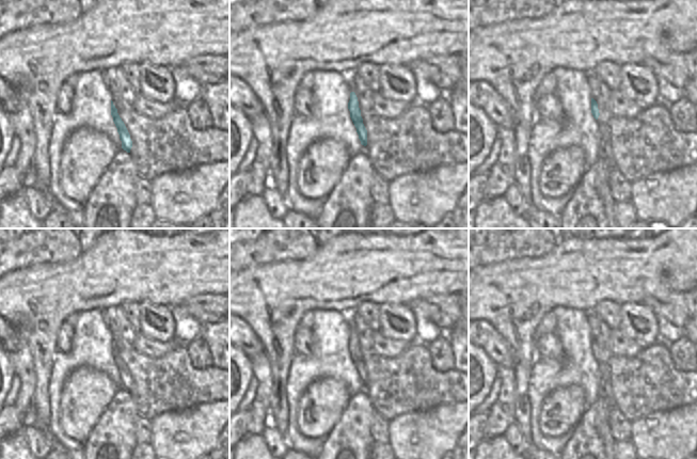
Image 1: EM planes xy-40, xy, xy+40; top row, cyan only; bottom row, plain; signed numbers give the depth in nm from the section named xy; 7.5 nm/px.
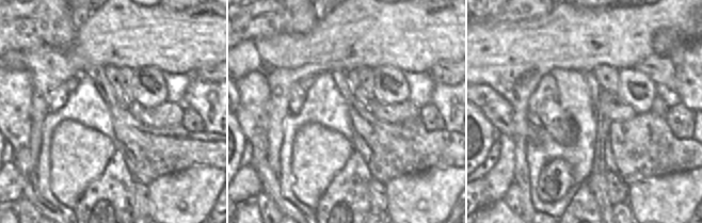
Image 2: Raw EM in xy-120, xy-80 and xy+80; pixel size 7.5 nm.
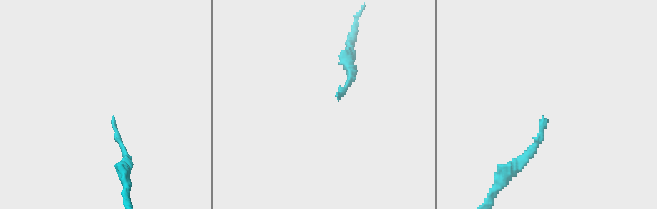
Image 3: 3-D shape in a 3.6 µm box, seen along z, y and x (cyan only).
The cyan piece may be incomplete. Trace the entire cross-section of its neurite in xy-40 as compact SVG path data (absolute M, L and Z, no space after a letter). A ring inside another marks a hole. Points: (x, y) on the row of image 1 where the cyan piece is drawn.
M111 100L111 115L113 117L113 122L114 122L115 126L117 128L120 139L122 141L122 148L124 151L126 151L127 153L130 153L130 149L132 147L132 141L130 139L130 134L129 134L124 122L120 117L120 115L117 113L117 109L113 105L112 100Z

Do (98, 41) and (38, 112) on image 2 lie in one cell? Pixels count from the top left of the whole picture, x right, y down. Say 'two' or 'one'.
one

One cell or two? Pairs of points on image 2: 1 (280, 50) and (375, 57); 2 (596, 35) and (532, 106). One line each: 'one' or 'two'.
1: one
2: two

